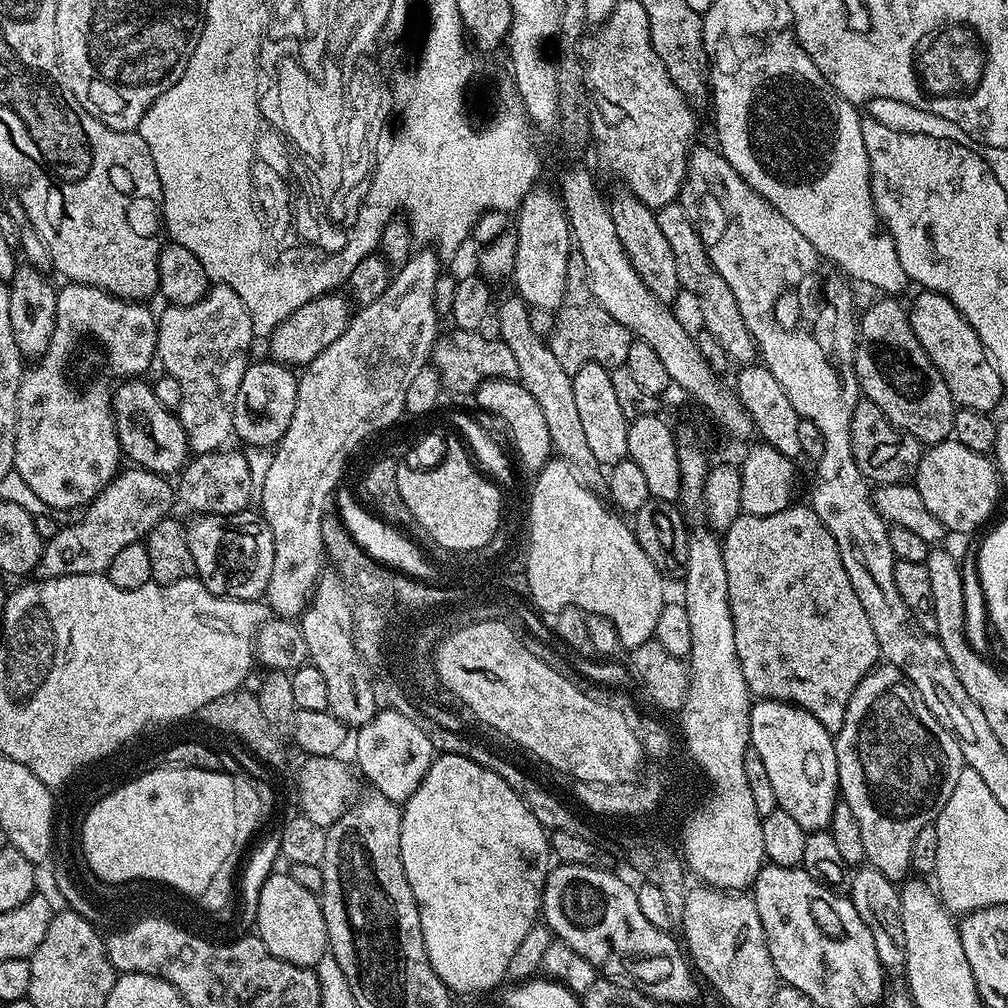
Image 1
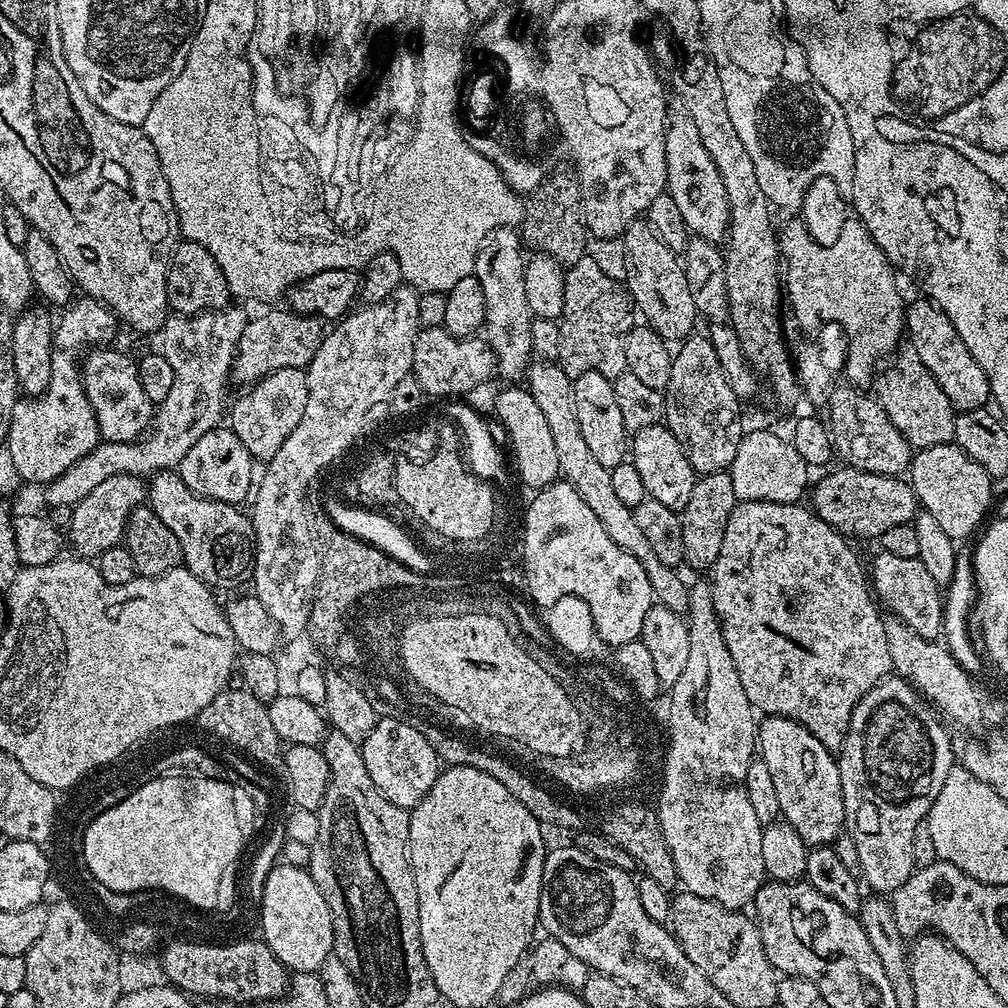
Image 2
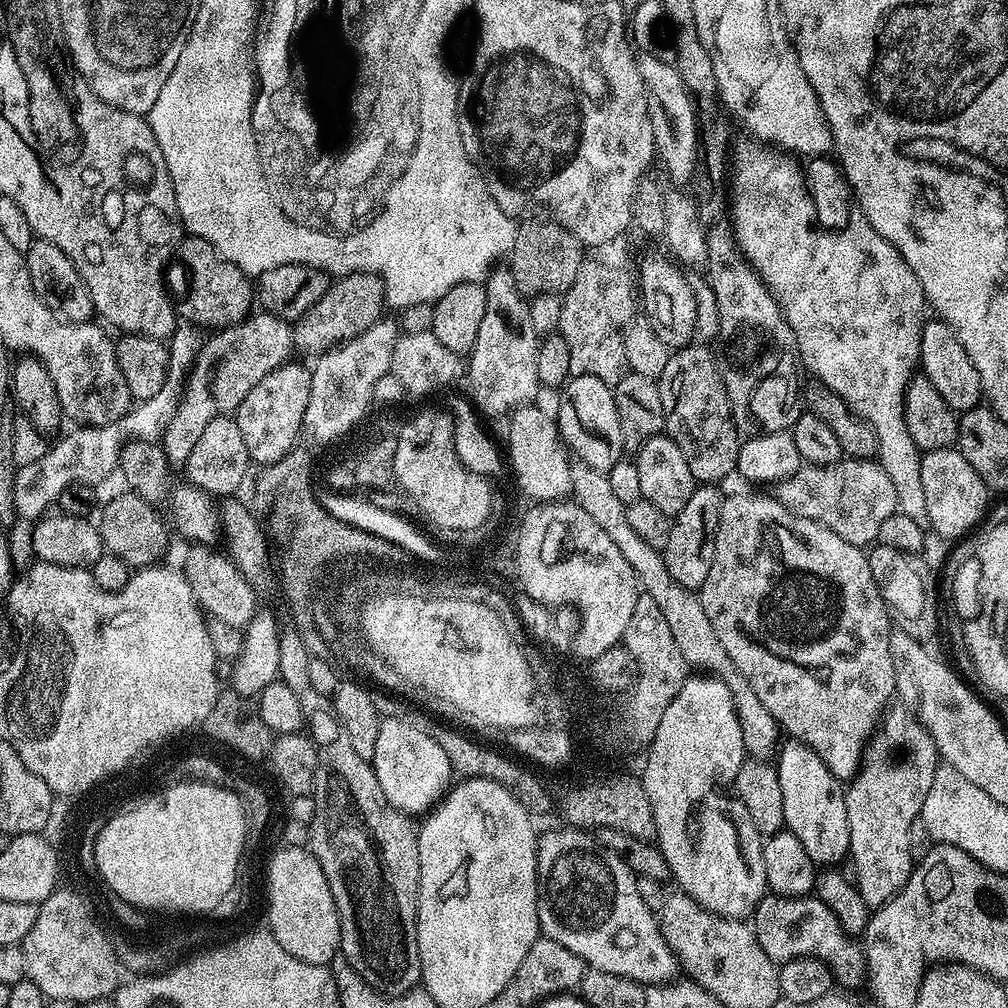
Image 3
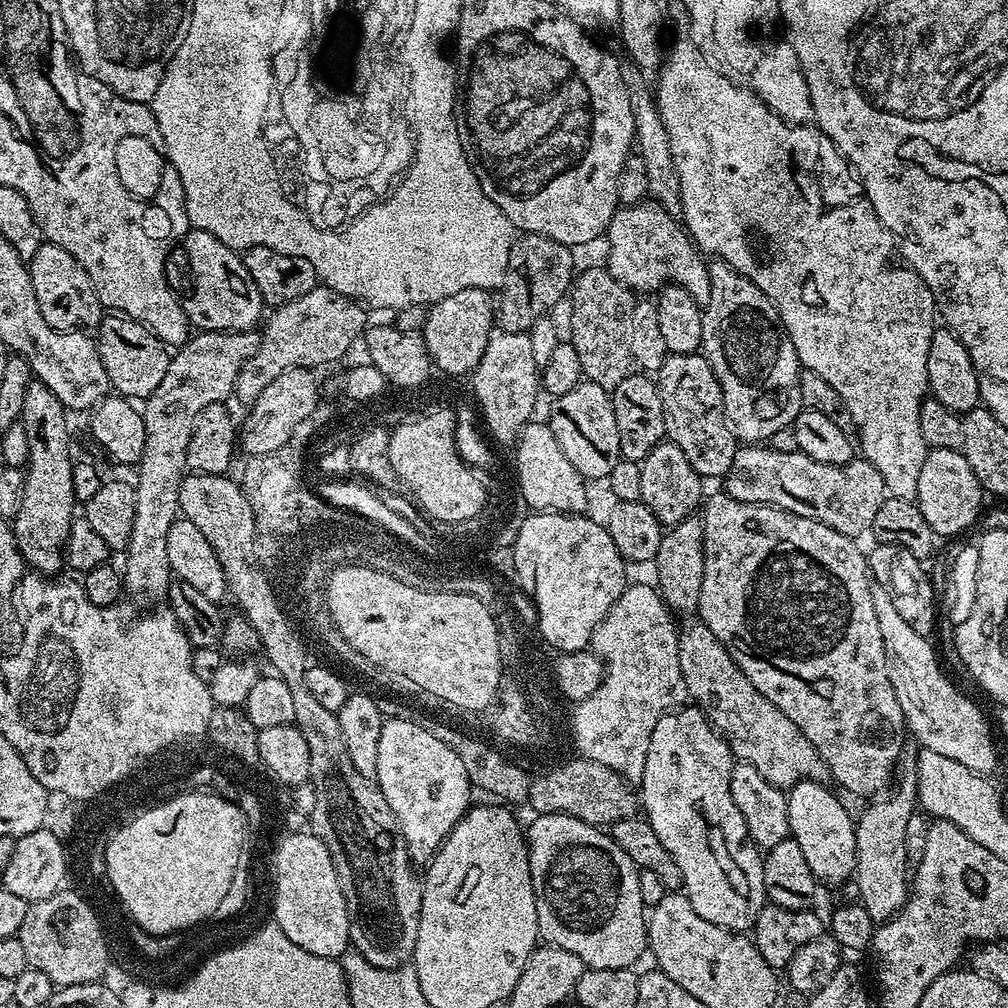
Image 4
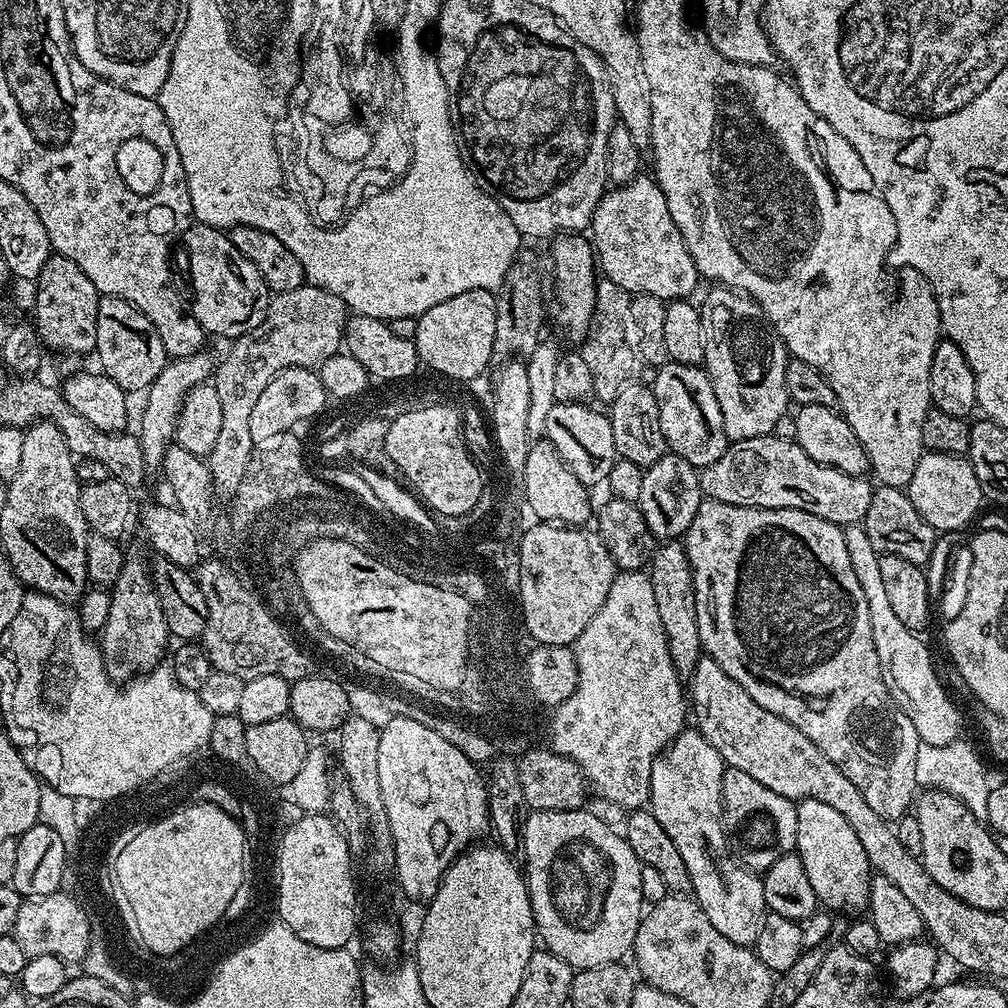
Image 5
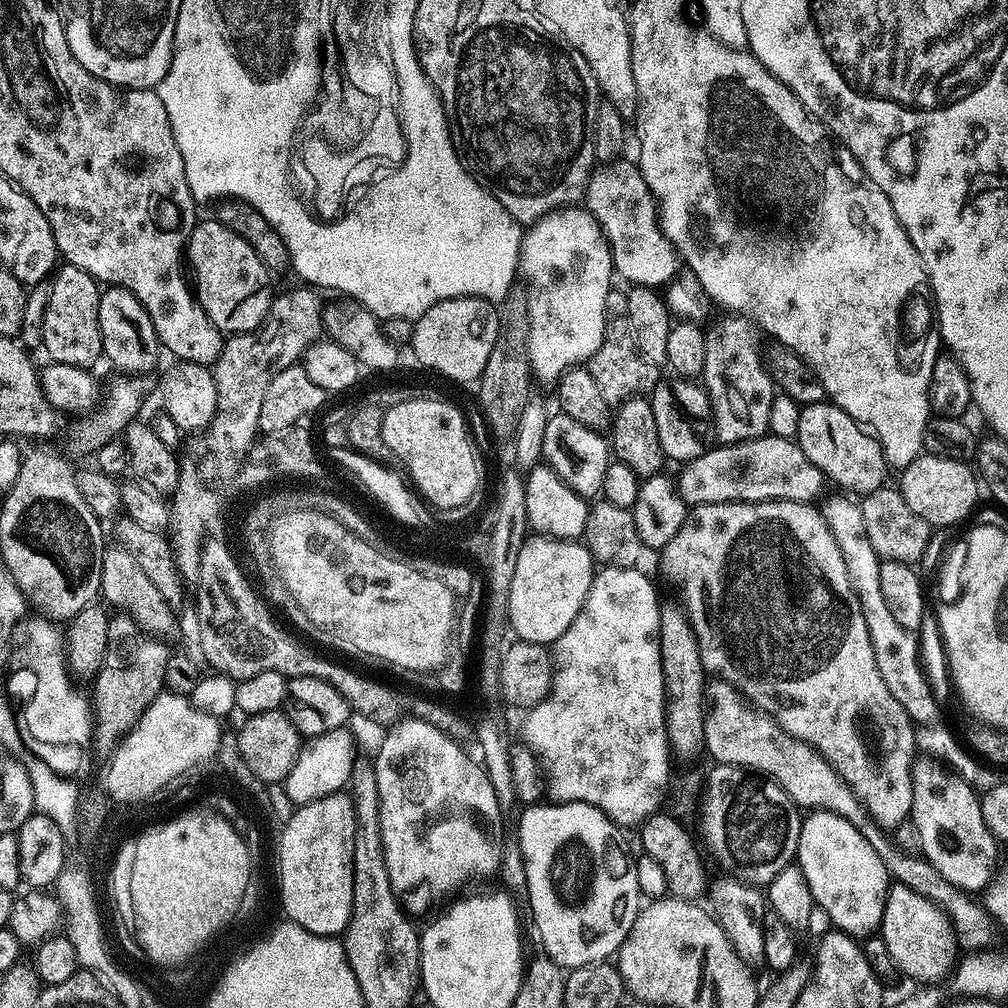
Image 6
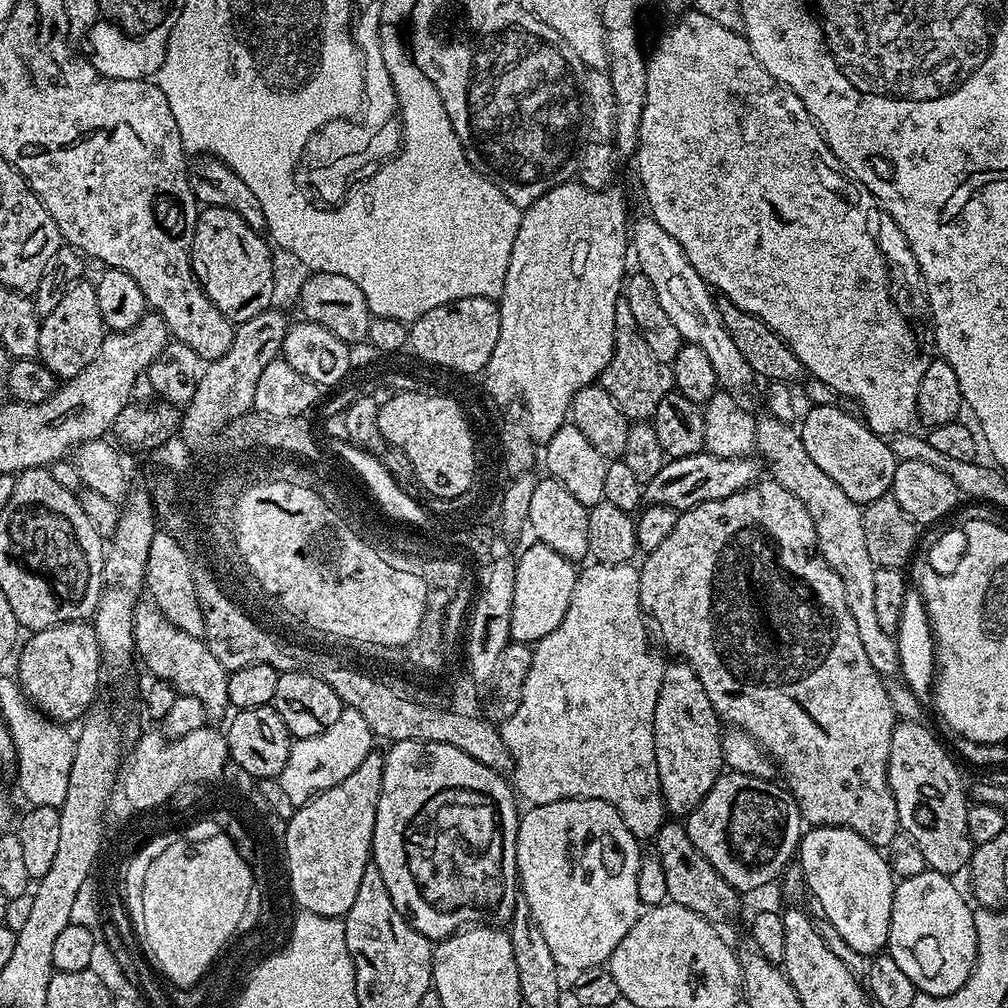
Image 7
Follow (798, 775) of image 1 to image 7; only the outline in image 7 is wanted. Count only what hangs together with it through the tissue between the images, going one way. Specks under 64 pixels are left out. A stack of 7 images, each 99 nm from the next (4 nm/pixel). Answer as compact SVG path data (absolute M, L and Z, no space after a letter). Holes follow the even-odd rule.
M812 826L801 835L798 867L804 873L807 891L812 891L813 898L820 900L820 908L824 911L823 919L832 924L834 930L838 930L838 934L842 934L846 946L850 946L864 958L885 951L890 930L894 877L892 867L889 866L881 849L866 842L866 838L854 834L854 830L849 828Z

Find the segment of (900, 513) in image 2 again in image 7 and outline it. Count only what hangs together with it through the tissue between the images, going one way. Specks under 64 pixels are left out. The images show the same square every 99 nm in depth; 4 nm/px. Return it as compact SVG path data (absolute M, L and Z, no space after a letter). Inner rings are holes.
M706 451L677 456L665 462L658 474L644 485L644 500L648 504L661 504L677 510L693 508L702 502L728 498L738 490L749 488L761 479L760 468L762 472L761 461L752 456L718 458Z

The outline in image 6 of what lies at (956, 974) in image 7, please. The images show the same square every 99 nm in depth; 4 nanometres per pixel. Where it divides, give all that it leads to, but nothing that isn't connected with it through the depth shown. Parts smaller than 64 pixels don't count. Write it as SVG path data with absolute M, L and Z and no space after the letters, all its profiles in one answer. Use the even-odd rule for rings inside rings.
M893 883L888 889L888 901L884 907L884 920L879 926L886 946L890 950L890 958L894 958L897 969L904 972L912 980L924 980L925 985L932 986L936 980L947 981L951 977L958 963L958 945L956 931L952 928L952 922L948 913L933 900L928 900L922 894L907 888L905 884Z

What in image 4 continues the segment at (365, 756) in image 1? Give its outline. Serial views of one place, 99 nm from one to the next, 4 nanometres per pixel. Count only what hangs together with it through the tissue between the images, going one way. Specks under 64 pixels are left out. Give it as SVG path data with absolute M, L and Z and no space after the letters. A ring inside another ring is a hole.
M385 719L382 738L378 738L378 770L375 783L379 784L390 810L400 823L400 833L404 835L408 857L416 866L424 866L431 861L436 851L444 844L444 839L473 803L474 789L468 781L462 758L458 758L458 754L454 754L454 750L450 750L446 742L434 738L433 733L428 733L422 726L410 720Z

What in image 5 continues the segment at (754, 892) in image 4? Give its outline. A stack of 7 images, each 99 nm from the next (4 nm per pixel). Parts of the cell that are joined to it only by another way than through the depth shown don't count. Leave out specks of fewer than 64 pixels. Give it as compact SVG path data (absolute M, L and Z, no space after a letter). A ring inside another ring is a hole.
M681 730L656 757L650 774L648 804L654 818L658 818L658 826L678 846L692 883L691 895L706 918L710 918L710 926L722 938L730 938L730 942L752 946L768 912L764 882L743 863L728 857L730 841L724 831L722 802L722 774L726 765L700 731L688 731Z

